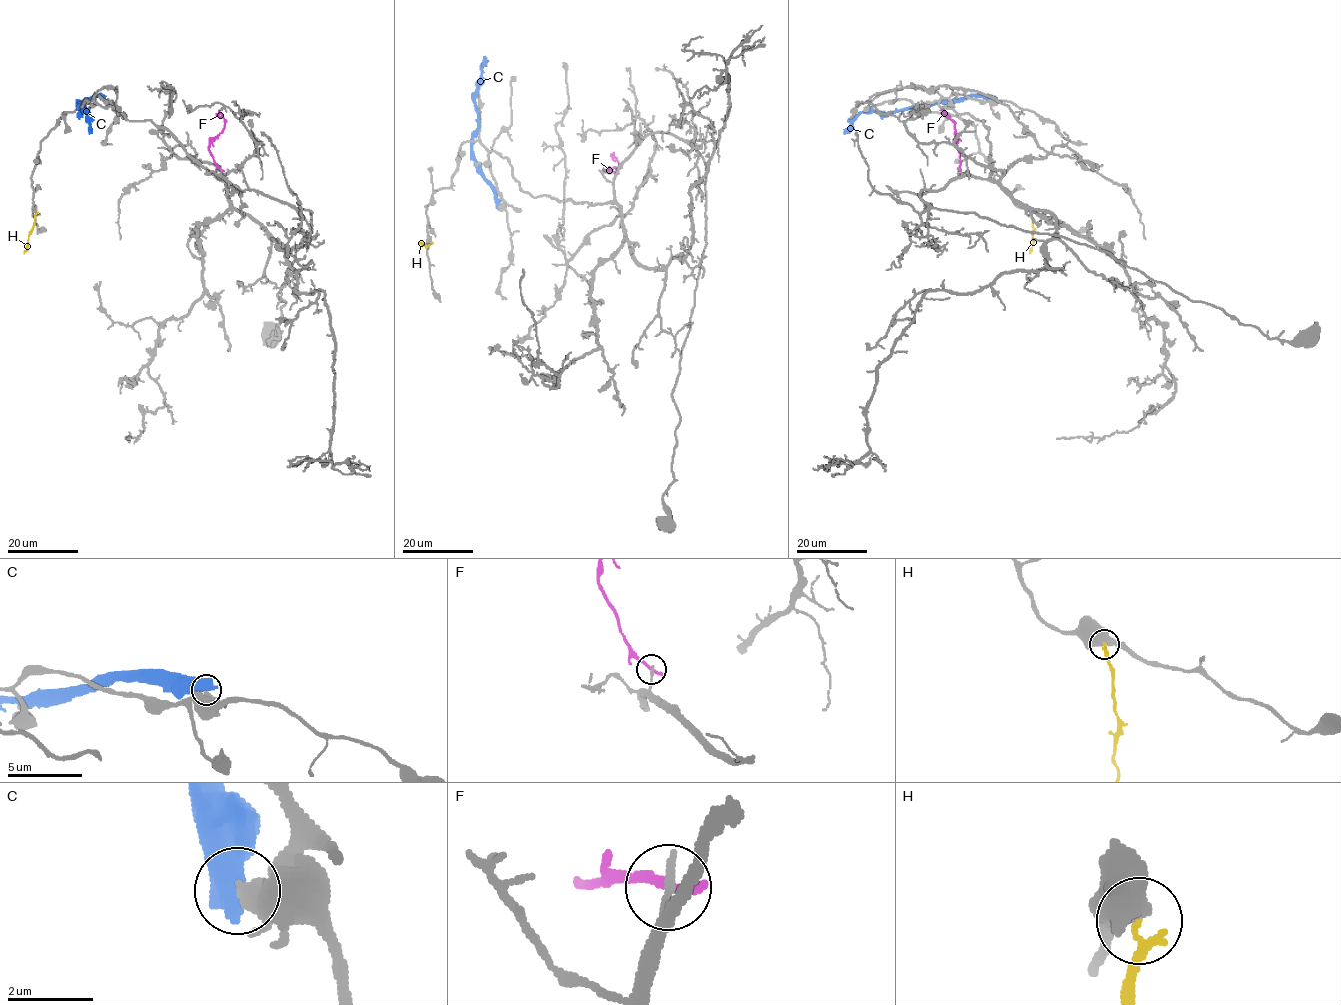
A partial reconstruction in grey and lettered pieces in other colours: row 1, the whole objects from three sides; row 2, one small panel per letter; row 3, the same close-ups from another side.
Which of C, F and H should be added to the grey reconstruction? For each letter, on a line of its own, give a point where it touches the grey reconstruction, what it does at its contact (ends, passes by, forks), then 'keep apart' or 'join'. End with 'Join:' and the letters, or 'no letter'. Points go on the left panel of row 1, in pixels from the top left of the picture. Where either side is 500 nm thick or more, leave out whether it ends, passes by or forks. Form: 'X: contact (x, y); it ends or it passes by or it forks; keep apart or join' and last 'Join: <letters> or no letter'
C: contact (104, 98); keep apart
F: contact (221, 169); it ends; keep apart
H: contact (36, 211); keep apart
Join: no letter

